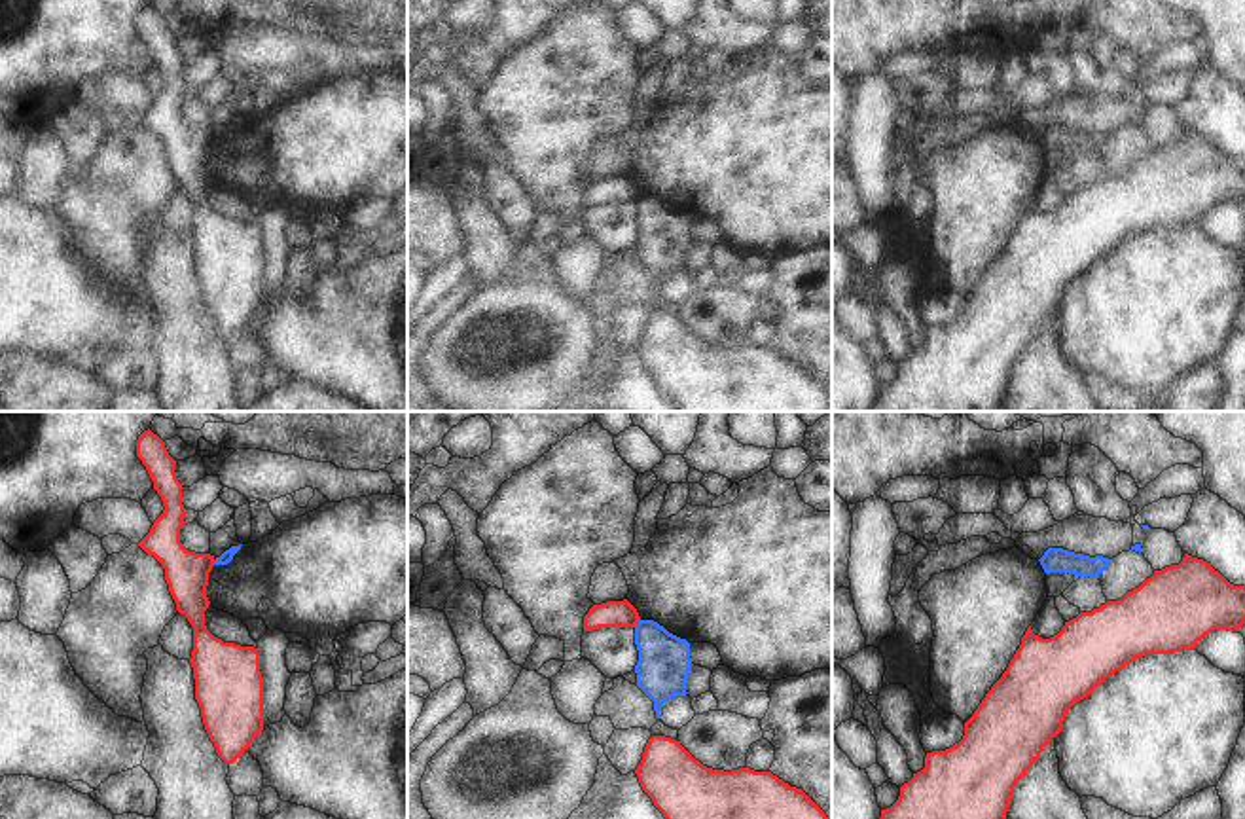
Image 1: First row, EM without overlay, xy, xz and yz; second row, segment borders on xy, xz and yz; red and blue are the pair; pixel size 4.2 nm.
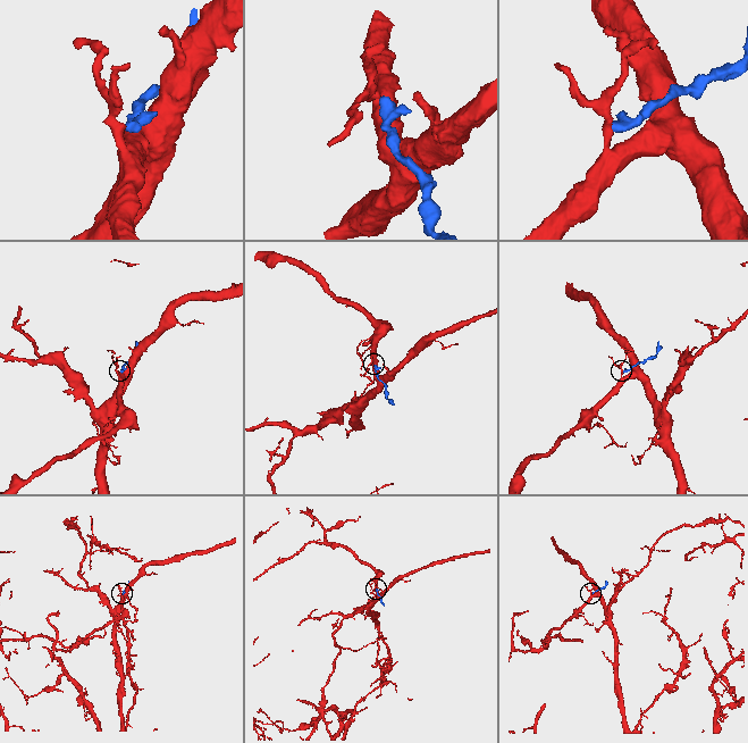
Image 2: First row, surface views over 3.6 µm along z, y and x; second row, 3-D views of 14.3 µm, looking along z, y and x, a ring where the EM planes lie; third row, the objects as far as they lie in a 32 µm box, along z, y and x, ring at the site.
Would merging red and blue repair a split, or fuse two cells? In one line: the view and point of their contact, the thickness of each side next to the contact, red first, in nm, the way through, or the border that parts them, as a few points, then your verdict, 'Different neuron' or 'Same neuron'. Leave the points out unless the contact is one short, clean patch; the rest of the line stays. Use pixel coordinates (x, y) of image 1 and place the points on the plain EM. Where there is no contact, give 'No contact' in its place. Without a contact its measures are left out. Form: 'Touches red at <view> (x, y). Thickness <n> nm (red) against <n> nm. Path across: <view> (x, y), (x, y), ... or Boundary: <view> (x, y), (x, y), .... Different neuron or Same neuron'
Touches red at xz (637, 198). Thickness 110 nm (red) against 220 nm. Boundary: xz (639, 194), (633, 201). Different neuron

